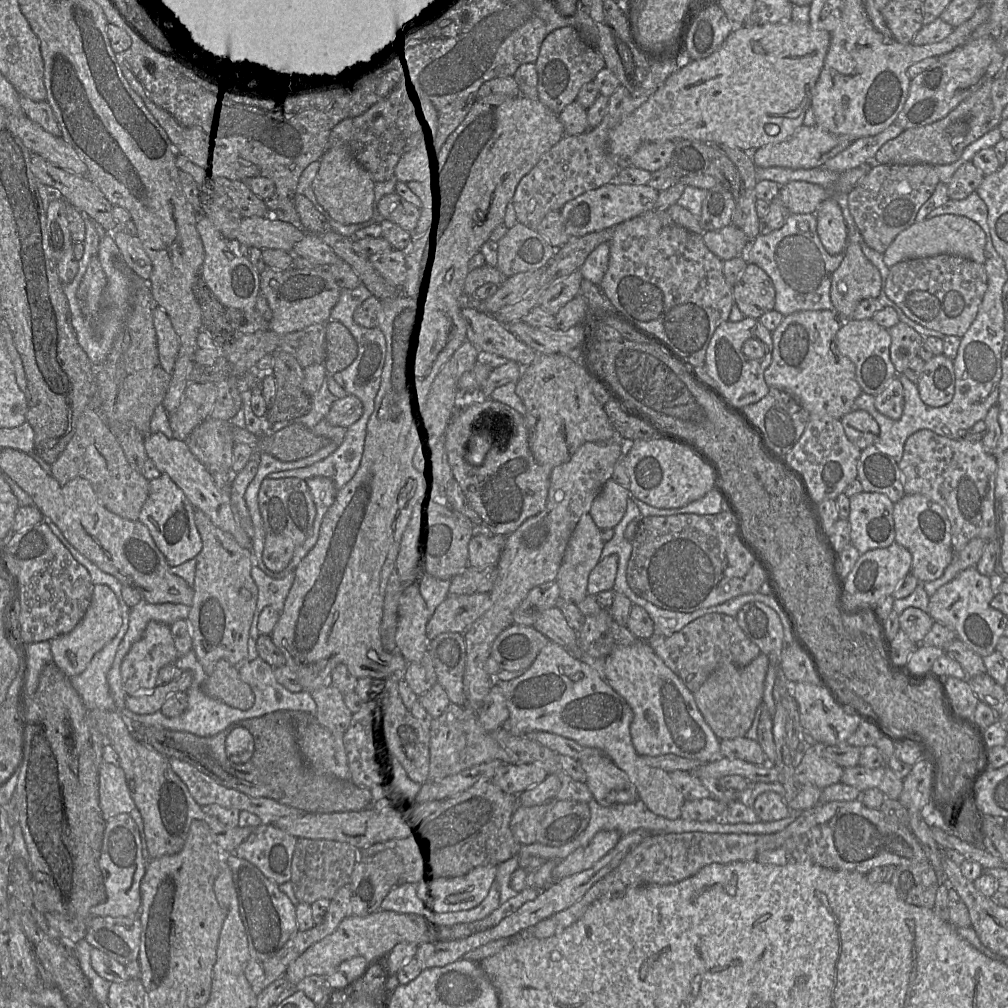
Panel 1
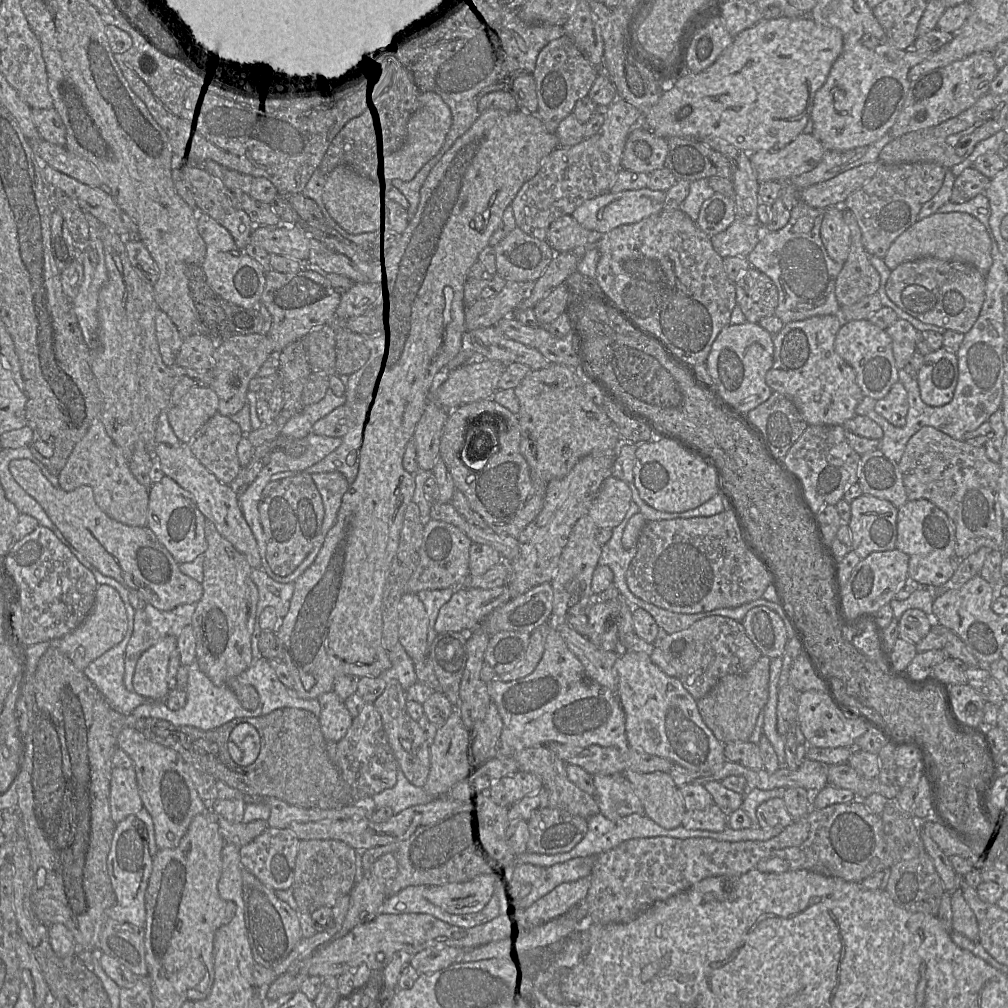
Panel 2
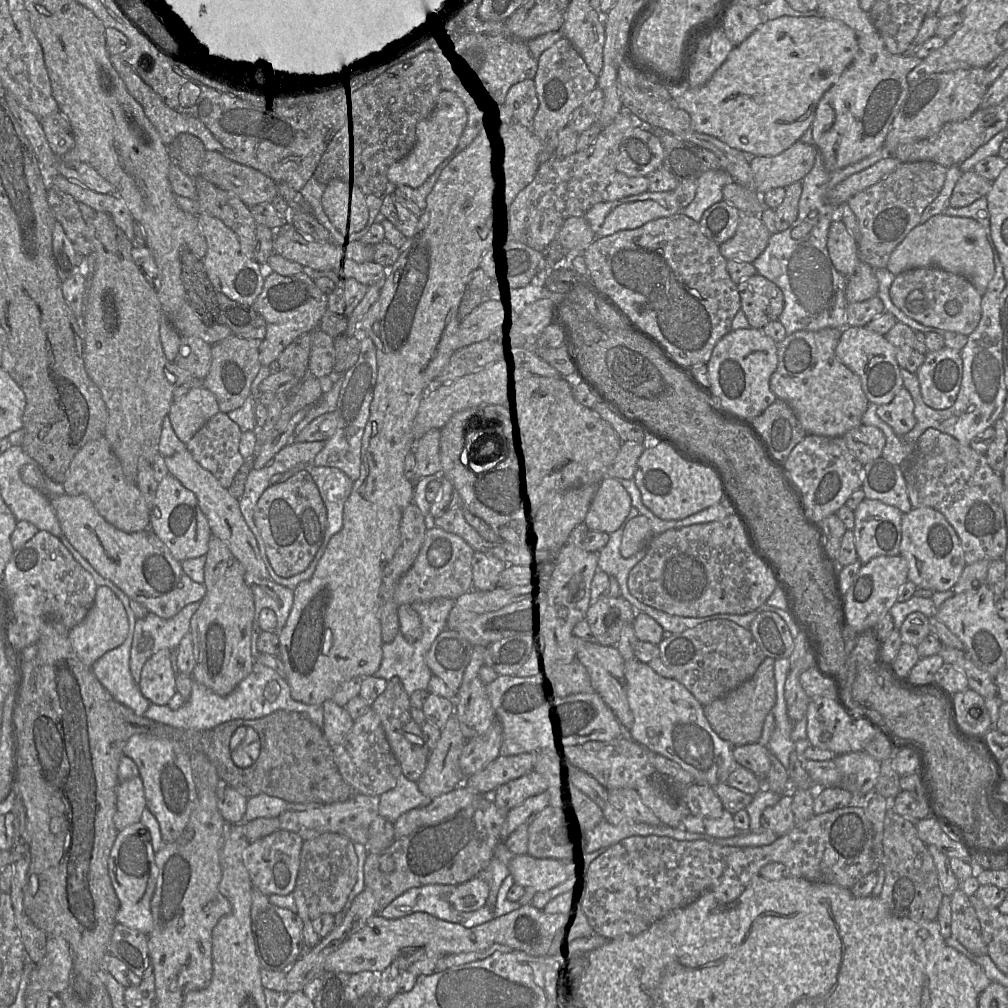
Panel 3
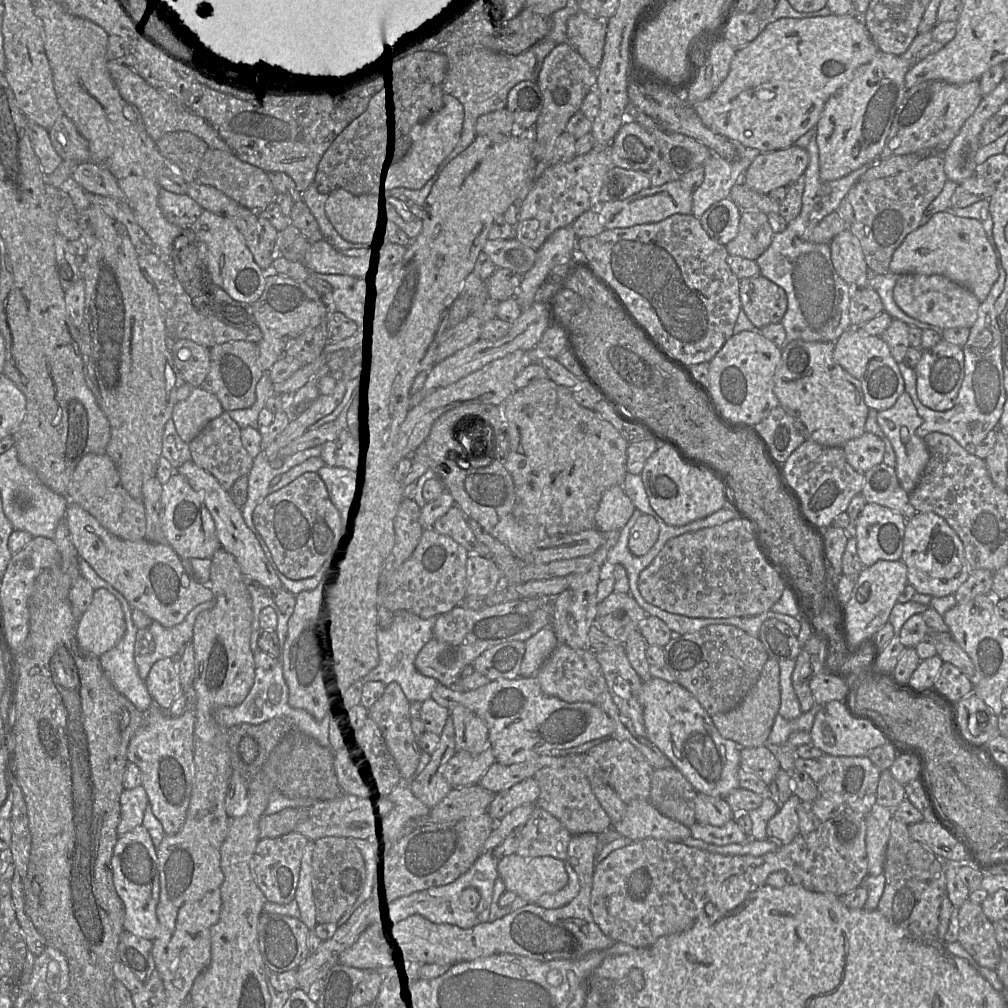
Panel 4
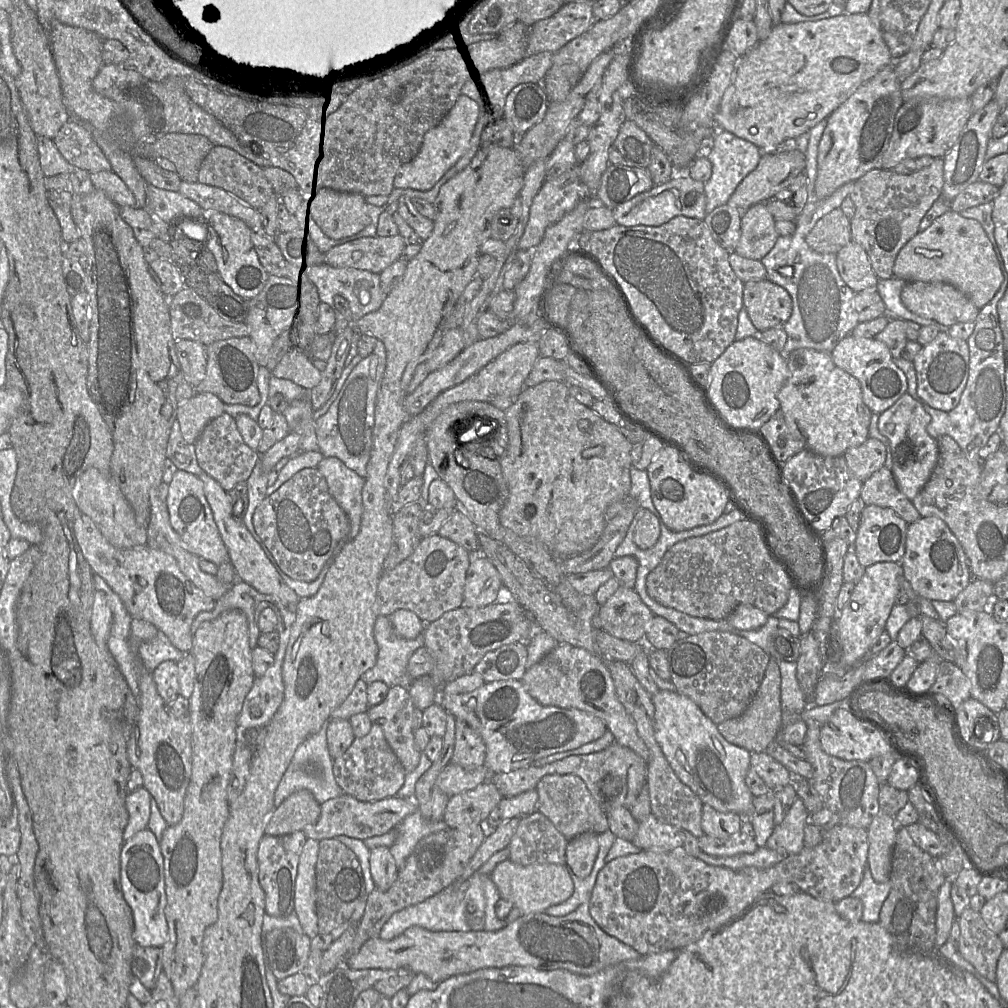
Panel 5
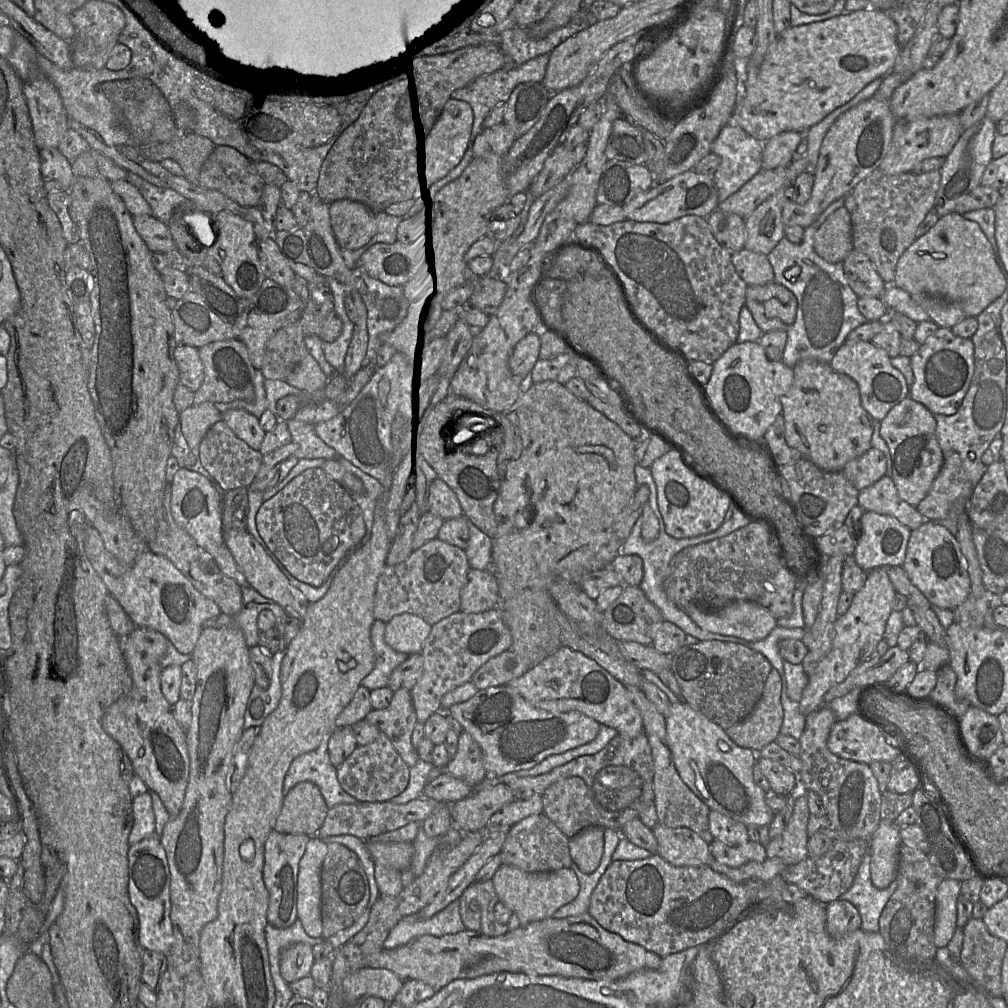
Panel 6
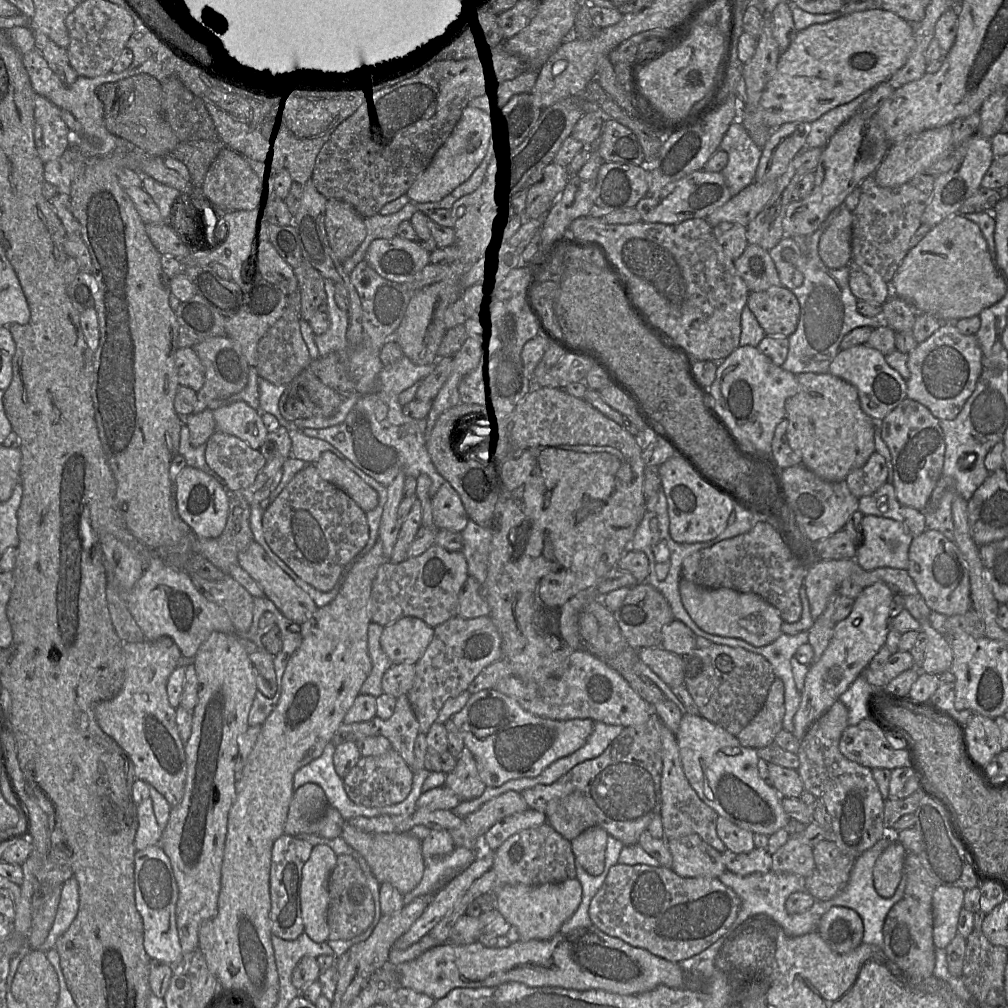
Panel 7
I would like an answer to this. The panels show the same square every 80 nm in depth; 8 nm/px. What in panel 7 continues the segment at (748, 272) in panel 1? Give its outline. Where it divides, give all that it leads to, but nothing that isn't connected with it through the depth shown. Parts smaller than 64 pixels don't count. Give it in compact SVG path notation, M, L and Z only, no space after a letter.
M784 286L750 292L746 306L766 335L789 337L797 328L800 304L796 296Z

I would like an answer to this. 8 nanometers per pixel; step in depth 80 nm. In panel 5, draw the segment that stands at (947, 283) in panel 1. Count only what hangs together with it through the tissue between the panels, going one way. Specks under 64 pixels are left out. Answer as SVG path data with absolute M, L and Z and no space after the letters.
M907 282L901 301L911 312L945 327L974 322L980 311L961 291L943 282Z

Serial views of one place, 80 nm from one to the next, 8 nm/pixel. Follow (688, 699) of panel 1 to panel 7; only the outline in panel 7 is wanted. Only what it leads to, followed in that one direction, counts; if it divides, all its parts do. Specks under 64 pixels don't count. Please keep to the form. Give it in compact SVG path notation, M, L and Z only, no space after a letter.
M683 714L674 735L686 779L697 796L718 816L753 834L766 836L788 824L791 818L783 809L783 796L759 775L757 749L742 746L736 736L699 714Z

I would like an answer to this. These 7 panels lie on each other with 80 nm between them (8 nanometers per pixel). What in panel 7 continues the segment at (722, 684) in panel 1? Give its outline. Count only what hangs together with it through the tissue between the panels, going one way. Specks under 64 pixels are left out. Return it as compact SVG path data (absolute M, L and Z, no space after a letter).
M776 677L771 684L762 709L736 735L737 740L742 746L752 749L759 749L772 744L782 729L784 713L784 685Z

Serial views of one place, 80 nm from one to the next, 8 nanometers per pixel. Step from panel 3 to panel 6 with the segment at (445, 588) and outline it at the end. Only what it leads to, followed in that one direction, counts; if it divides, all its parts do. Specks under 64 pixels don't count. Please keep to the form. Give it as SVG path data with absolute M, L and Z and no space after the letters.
M438 538L413 550L409 557L394 566L386 565L379 576L373 615L384 623L402 613L422 617L430 625L460 611L460 592L470 569L464 549Z

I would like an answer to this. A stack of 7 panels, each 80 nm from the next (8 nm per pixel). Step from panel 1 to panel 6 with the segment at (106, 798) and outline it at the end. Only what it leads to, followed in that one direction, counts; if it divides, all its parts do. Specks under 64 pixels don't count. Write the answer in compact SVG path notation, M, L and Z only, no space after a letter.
M148 791L133 798L132 811L133 826L128 838L130 845L136 844L144 838L155 836L155 817Z

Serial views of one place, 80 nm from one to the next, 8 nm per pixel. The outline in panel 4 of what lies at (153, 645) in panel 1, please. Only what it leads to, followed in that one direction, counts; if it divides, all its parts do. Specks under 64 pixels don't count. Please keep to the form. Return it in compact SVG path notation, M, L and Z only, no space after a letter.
M163 658L156 661L145 684L153 701L163 710L168 710L175 698L183 693L176 660Z

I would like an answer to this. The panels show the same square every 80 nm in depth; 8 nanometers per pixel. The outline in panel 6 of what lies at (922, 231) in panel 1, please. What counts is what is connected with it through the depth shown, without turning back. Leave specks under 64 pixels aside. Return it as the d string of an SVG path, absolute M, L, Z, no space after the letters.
M955 212L941 217L926 234L916 239L904 251L897 262L892 284L910 295L930 294L954 302L967 317L977 317L1006 289L1006 280L996 262L991 243L979 224Z

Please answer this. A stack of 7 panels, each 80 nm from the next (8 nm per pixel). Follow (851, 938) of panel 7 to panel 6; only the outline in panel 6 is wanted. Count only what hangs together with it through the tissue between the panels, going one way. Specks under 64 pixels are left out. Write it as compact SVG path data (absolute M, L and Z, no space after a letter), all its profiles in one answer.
M846 900L826 904L826 930L833 938L842 938L861 928L858 909Z

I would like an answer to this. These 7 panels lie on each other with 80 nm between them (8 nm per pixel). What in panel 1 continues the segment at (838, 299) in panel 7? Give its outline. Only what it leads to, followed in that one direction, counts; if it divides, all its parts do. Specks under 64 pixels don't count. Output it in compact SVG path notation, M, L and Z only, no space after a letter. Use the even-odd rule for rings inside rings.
M789 214L782 228L772 231L766 235L759 234L745 253L748 263L754 263L762 268L771 278L775 287L774 309L783 316L798 311L806 310L830 310L834 309L830 298L831 279L833 272L839 267L845 256L845 251L836 255L830 255L822 245L817 233L817 224L810 214L799 214L794 217ZM806 221L809 224L807 231L798 228L798 223Z

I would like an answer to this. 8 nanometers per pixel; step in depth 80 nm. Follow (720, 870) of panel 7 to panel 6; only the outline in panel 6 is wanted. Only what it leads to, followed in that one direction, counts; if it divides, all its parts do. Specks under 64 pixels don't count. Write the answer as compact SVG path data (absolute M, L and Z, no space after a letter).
M657 823L652 828L652 832L658 843L657 853L674 866L710 866L715 860L709 844L689 828L670 828Z

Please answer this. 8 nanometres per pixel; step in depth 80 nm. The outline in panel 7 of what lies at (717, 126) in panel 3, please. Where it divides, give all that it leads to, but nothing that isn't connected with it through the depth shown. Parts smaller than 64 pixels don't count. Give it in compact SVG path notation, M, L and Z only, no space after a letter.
M879 8L842 15L796 32L789 47L780 54L775 73L761 95L759 103L764 123L776 129L785 123L817 120L833 108L888 81L906 63L913 47L913 26L895 13Z

